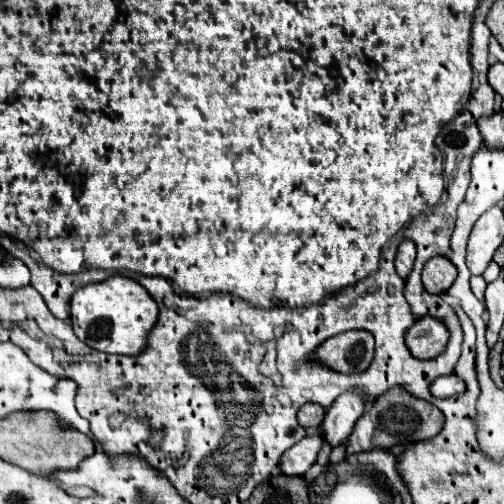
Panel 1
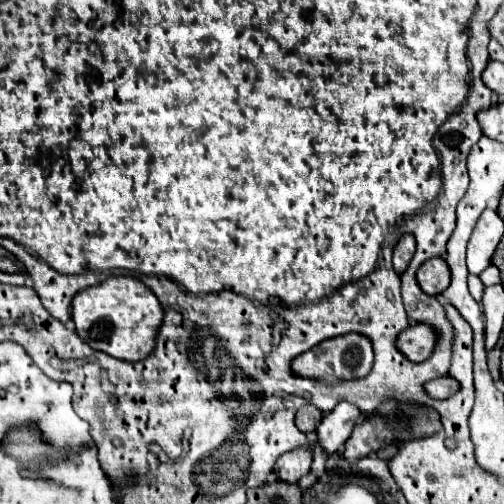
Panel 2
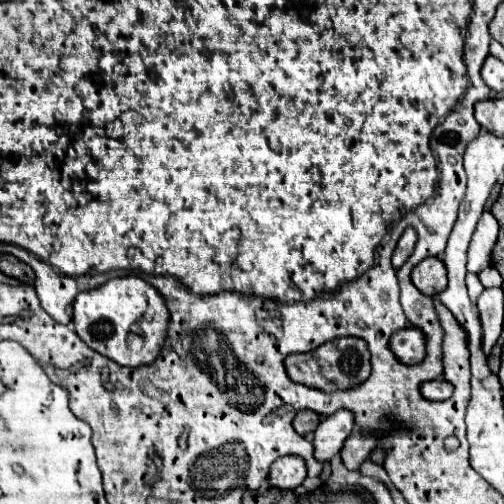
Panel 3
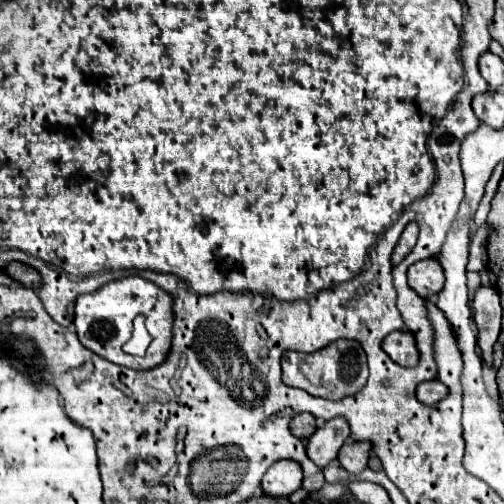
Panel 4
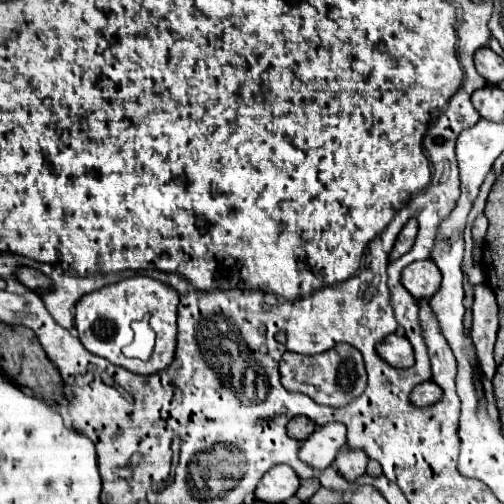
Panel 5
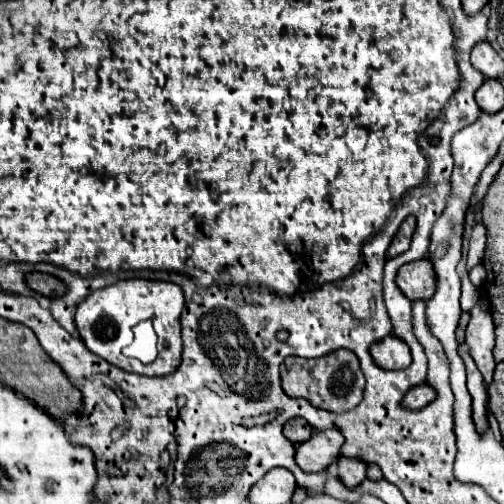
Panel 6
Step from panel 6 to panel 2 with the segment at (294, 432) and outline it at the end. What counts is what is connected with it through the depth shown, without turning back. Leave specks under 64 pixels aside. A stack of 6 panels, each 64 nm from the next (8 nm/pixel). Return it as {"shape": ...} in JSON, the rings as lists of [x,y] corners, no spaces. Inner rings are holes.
{"shape":[[[304,406],[296,412],[296,426],[302,430],[302,432],[312,432],[322,420],[322,412],[318,408],[312,408],[312,406]]]}

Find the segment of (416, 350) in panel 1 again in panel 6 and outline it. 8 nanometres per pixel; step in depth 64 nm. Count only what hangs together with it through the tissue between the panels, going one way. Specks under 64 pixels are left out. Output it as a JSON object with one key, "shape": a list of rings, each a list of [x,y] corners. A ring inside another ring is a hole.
{"shape":[[[386,336],[384,340],[378,340],[370,346],[370,356],[374,364],[378,364],[384,370],[402,370],[408,368],[412,362],[410,350],[404,342],[396,340],[396,336]]]}

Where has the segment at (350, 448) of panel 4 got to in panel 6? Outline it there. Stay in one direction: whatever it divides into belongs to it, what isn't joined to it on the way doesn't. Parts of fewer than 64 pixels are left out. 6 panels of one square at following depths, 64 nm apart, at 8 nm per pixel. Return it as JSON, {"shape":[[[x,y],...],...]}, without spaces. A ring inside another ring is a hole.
{"shape":[[[338,458],[338,474],[344,486],[354,490],[366,478],[366,464],[352,458]]]}

